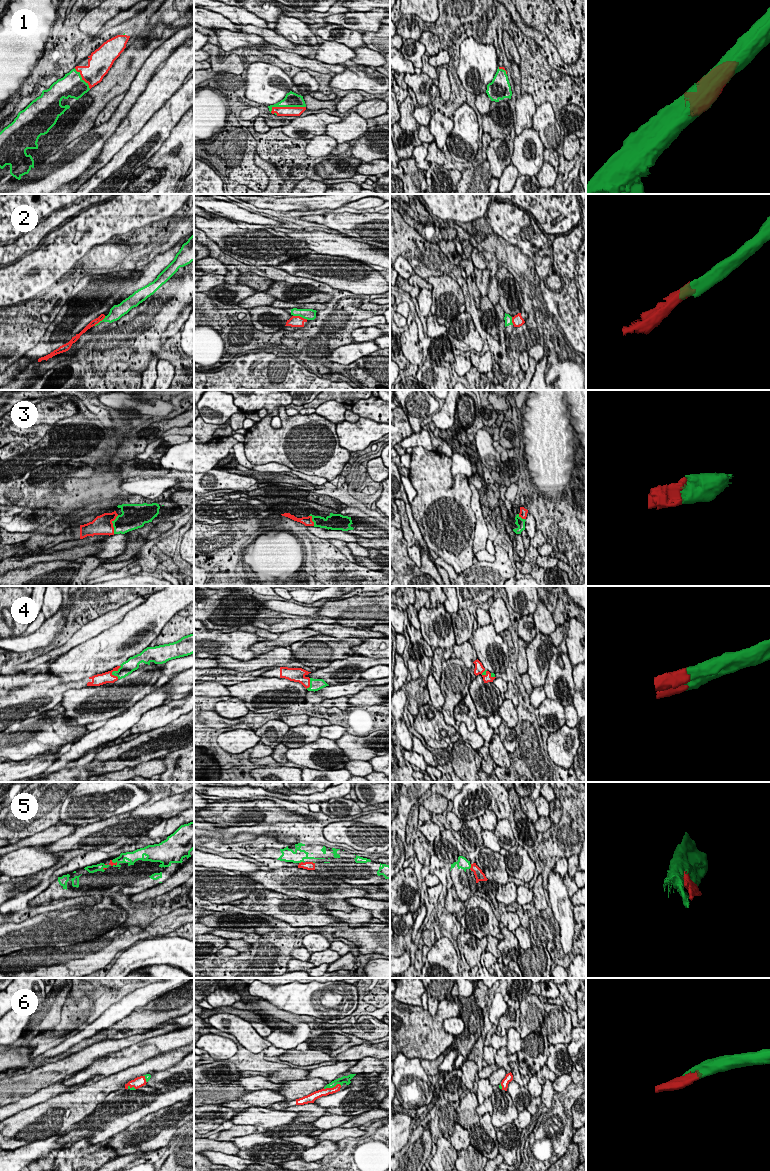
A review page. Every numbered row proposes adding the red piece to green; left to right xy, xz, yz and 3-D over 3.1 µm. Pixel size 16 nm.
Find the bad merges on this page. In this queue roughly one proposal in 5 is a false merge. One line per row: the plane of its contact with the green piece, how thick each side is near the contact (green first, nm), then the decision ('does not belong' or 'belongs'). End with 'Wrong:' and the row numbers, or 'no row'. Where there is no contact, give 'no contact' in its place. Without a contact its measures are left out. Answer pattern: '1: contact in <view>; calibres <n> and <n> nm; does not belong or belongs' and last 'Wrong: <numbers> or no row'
1: contact in xz; calibres 240 and 160 nm; belongs
2: contact in xz; calibres 190 and 190 nm; does not belong
3: contact in xy; calibres 320 and 320 nm; belongs
4: contact in xy; calibres 220 and 190 nm; belongs
5: contact in yz; calibres 180 and 160 nm; belongs
6: contact in xz; calibres 130 and 130 nm; belongs
Wrong: 2

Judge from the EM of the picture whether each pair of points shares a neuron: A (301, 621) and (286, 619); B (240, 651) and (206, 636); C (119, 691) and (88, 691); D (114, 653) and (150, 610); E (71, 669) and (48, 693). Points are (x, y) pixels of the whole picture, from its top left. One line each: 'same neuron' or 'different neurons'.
A: same neuron
B: same neuron
C: same neuron
D: same neuron
E: different neurons

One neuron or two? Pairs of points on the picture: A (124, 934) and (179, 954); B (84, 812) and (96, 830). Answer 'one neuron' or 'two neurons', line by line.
A: two neurons
B: two neurons

